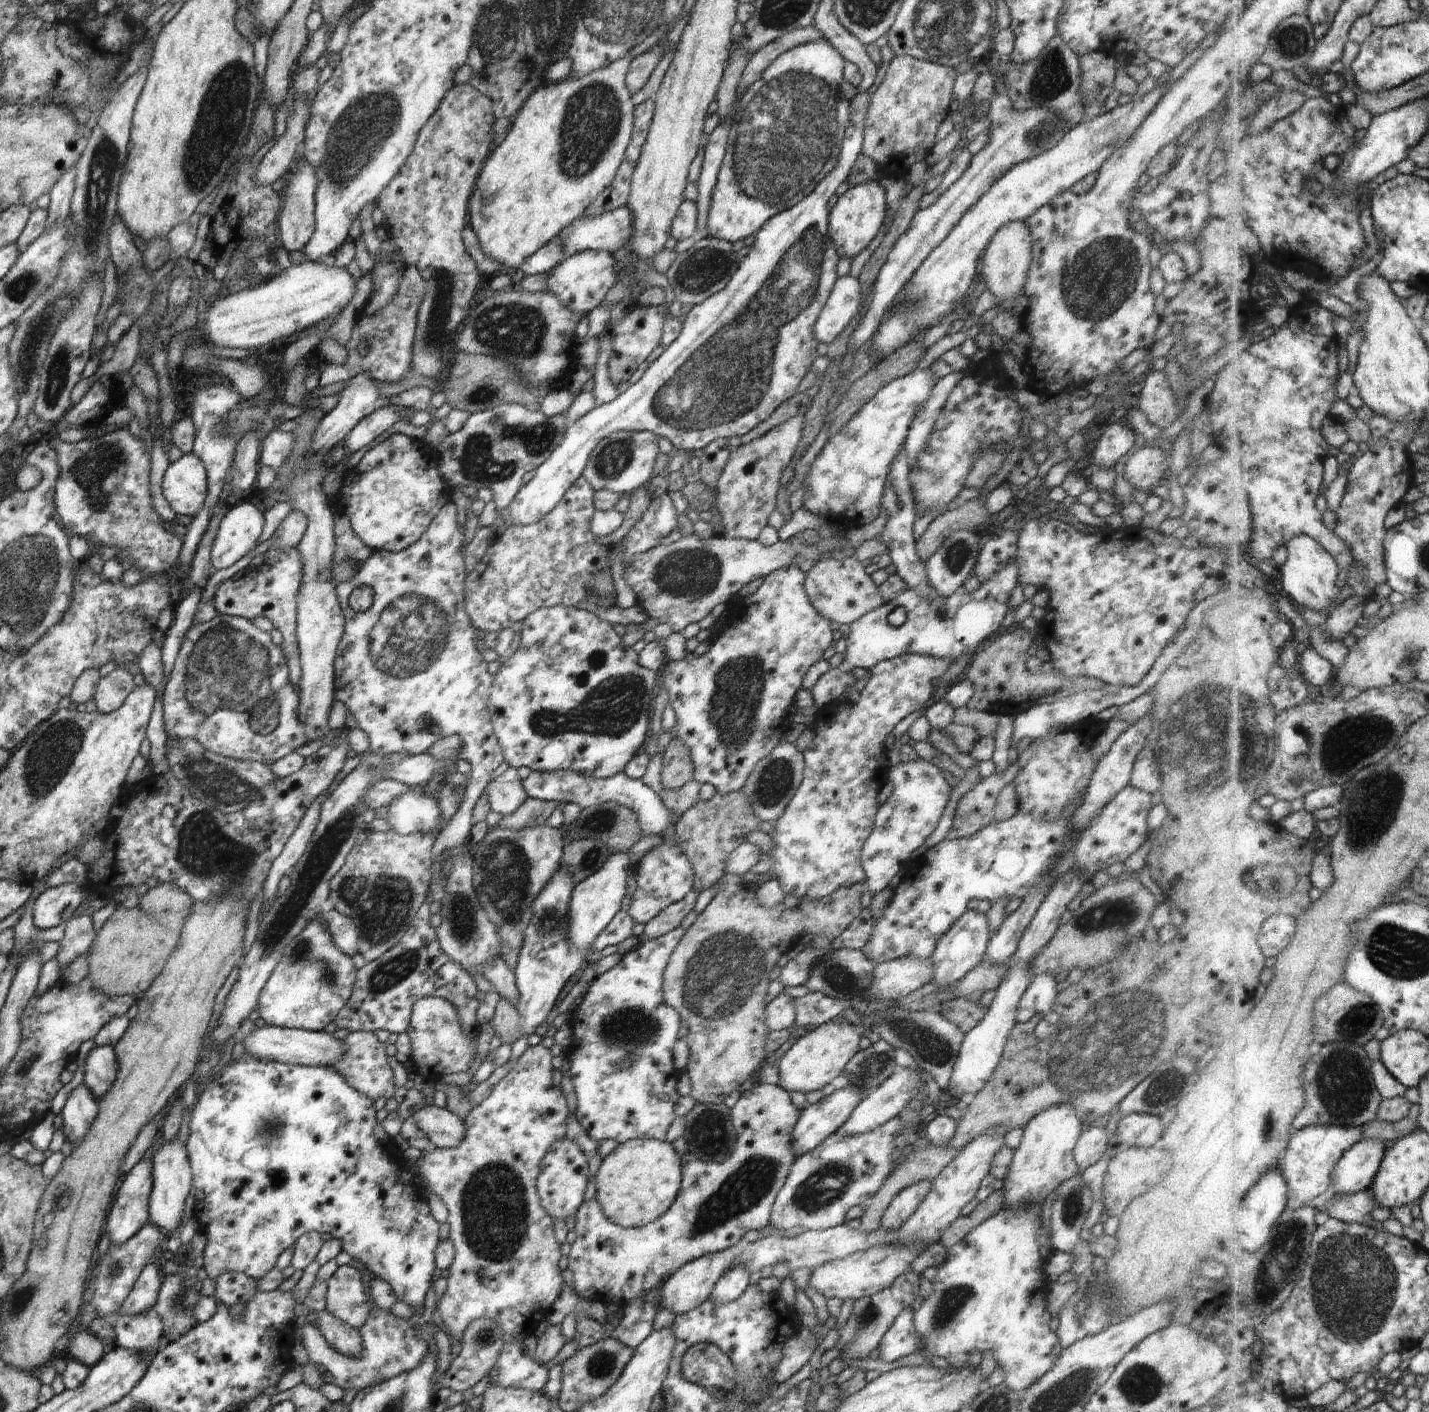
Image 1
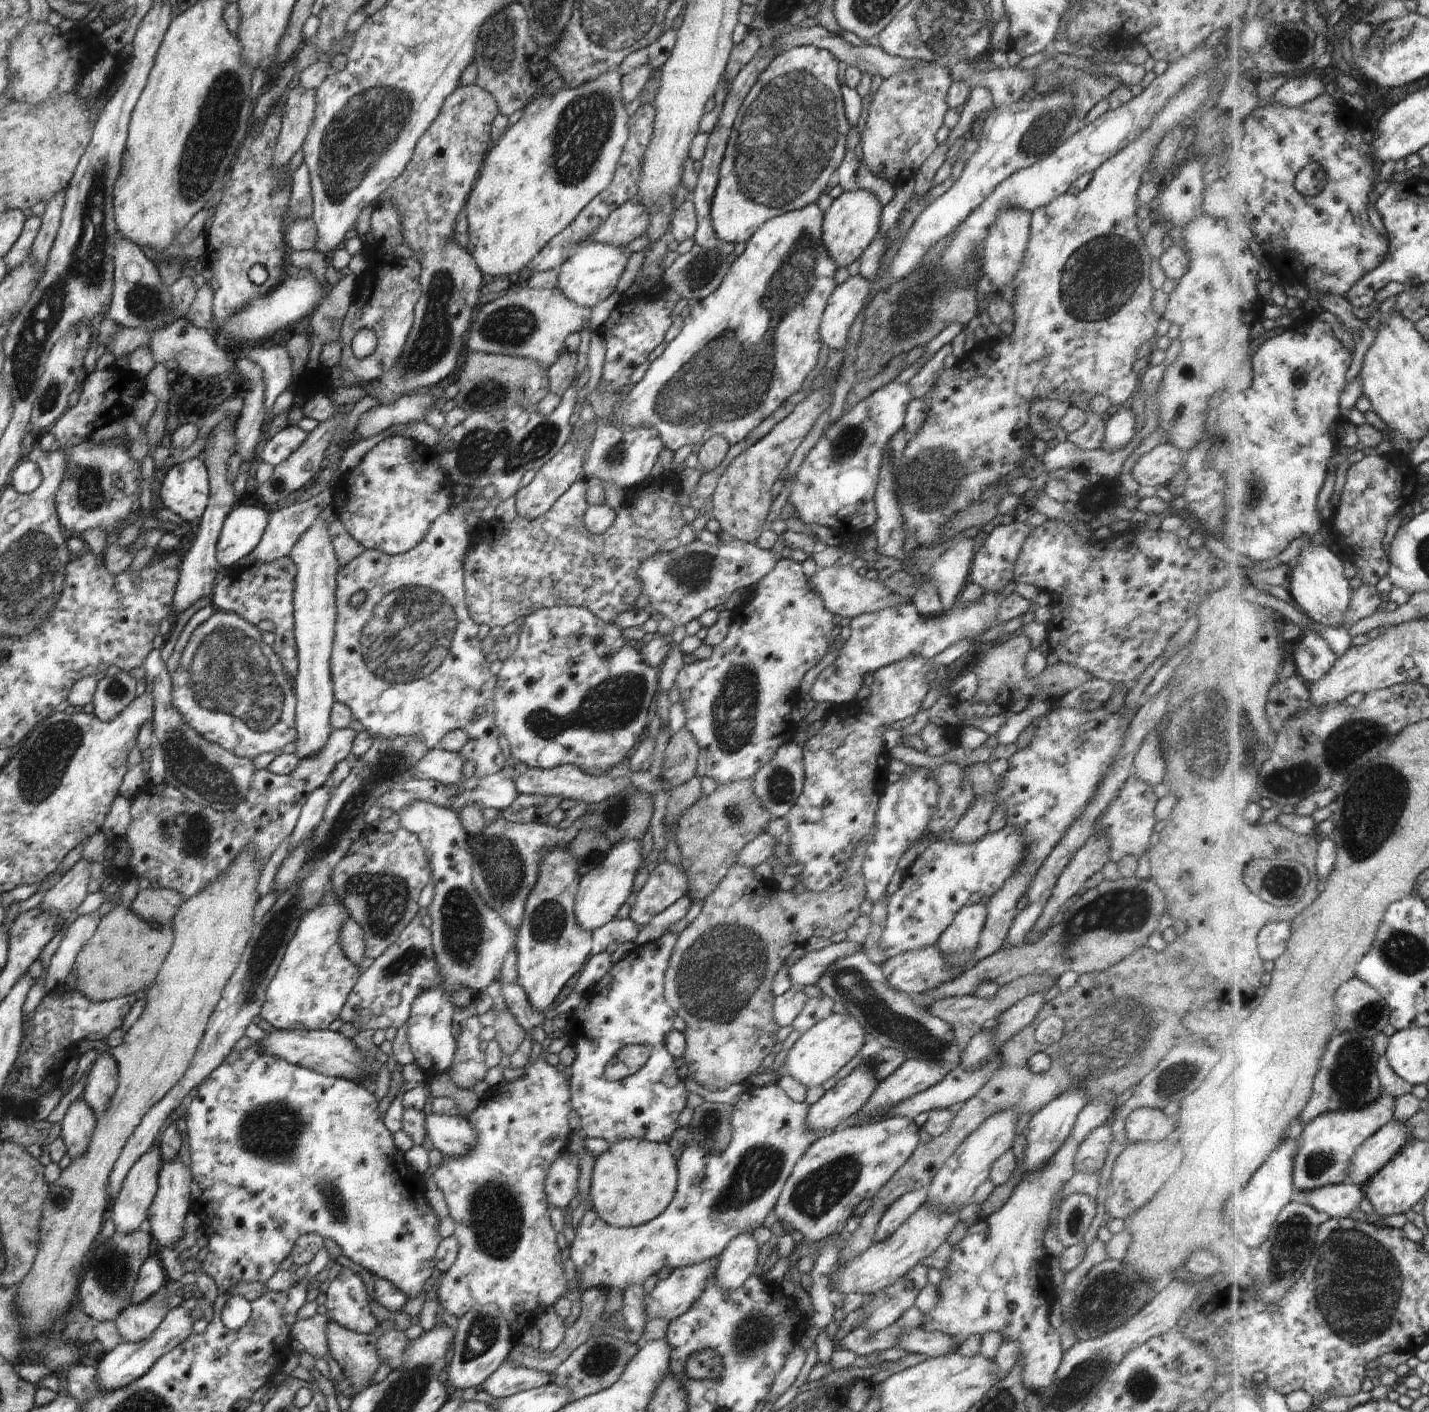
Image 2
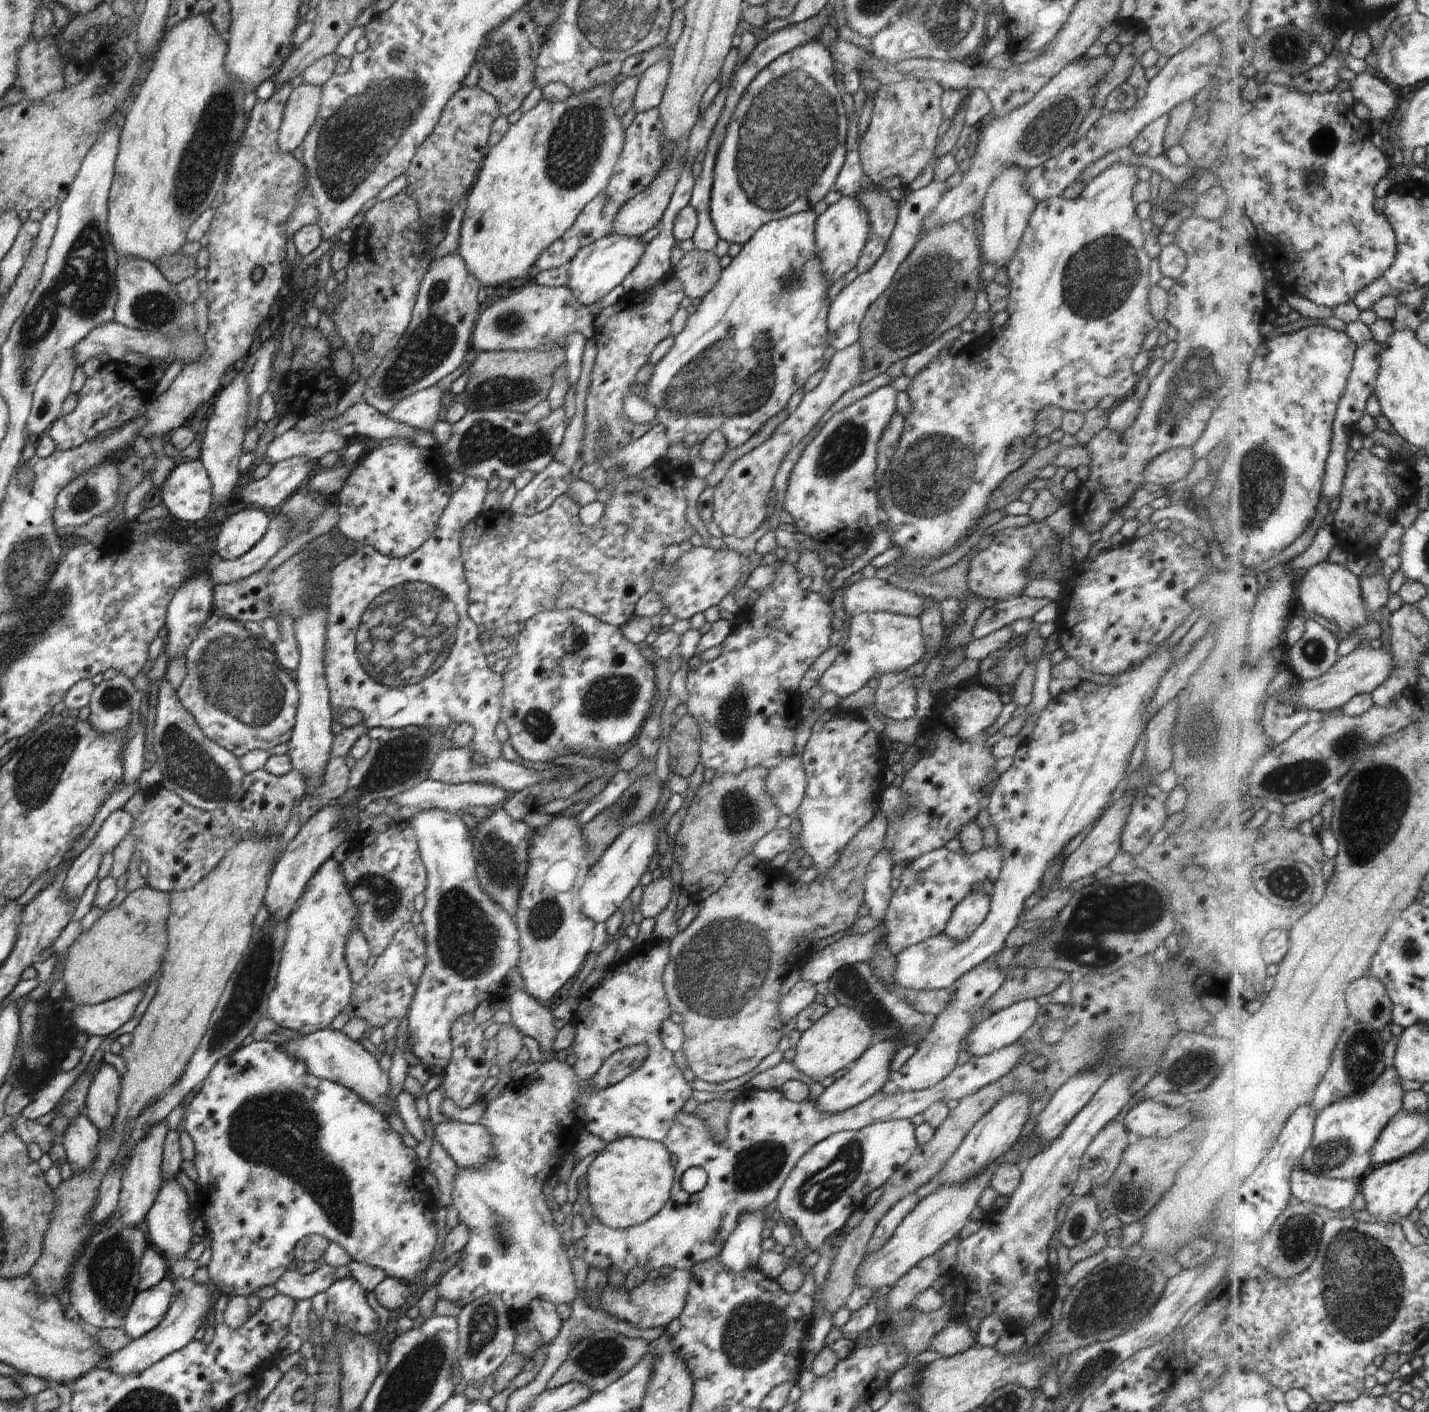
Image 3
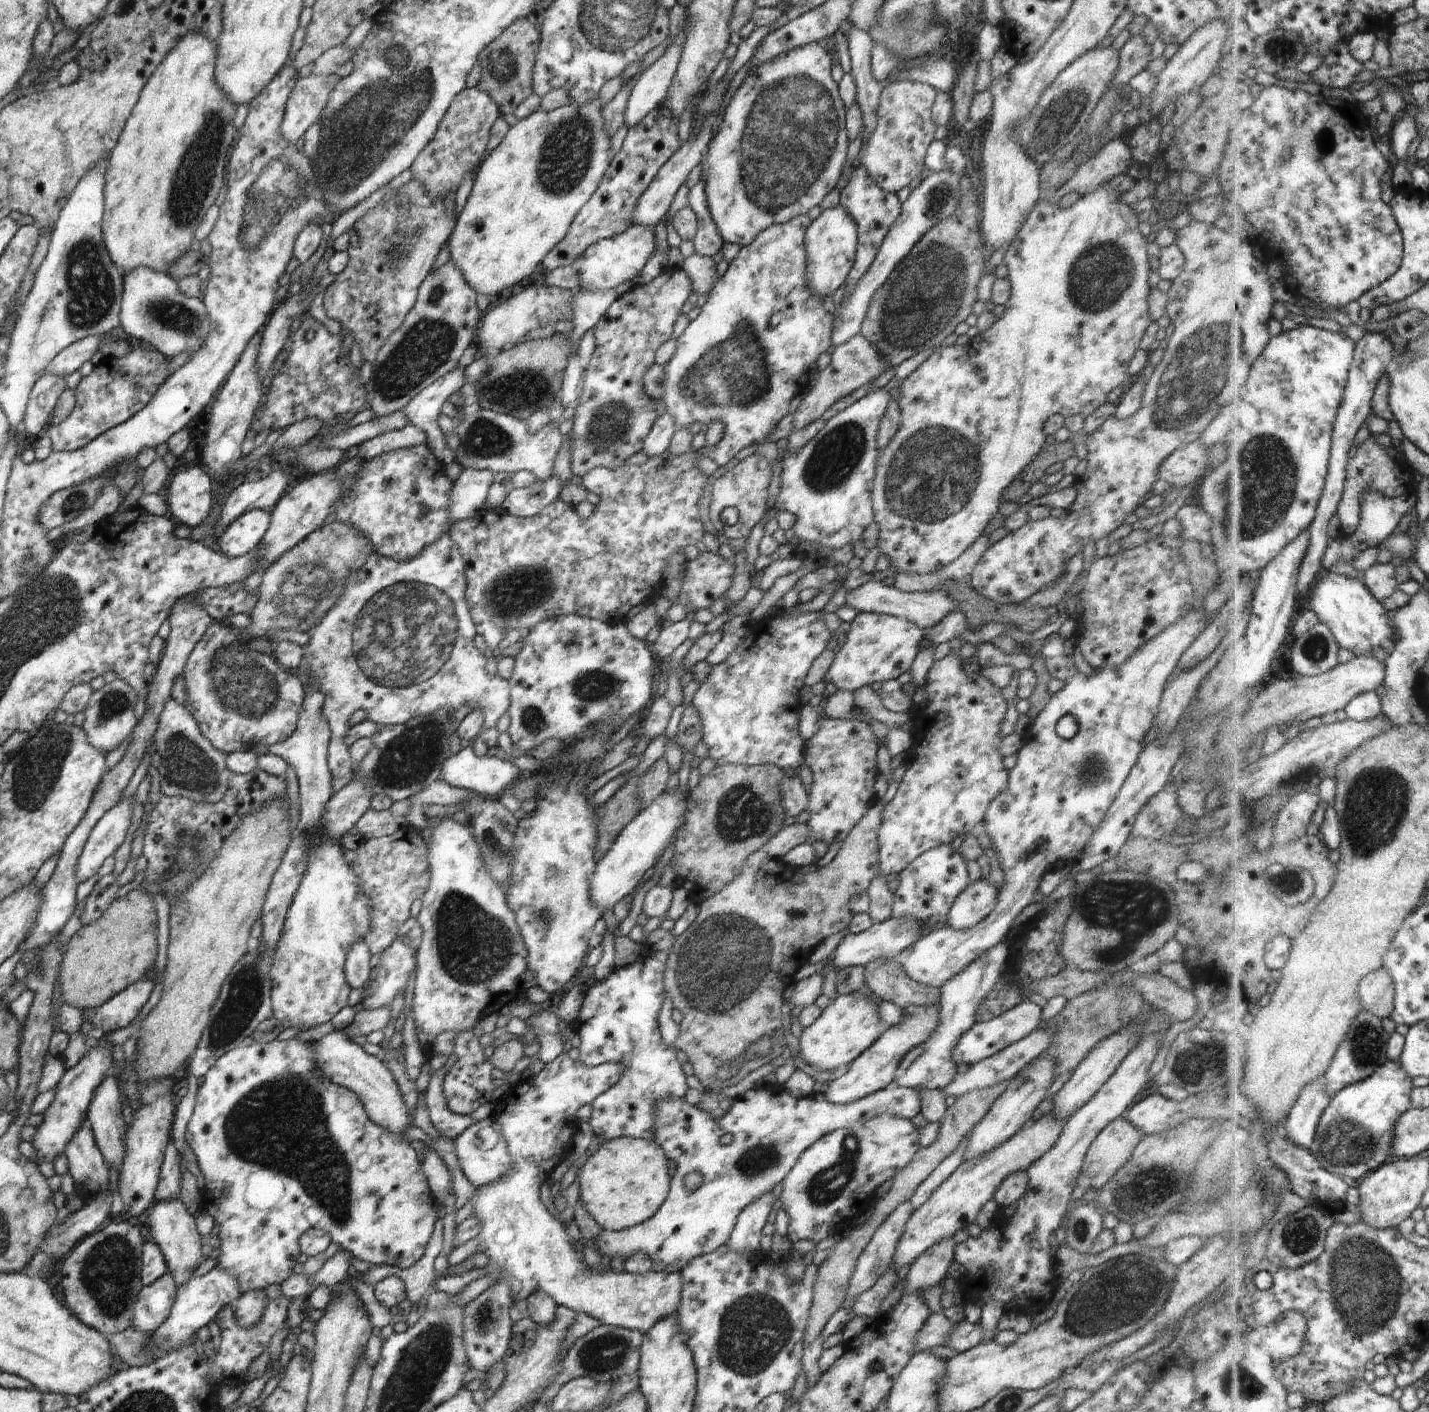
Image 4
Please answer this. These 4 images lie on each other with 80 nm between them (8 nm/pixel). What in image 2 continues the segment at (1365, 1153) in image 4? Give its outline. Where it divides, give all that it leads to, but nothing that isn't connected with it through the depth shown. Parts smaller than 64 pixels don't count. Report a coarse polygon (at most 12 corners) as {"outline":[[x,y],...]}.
{"outline":[[1383,1090],[1309,1123],[1297,1195],[1349,1182],[1357,1150],[1396,1118]]}

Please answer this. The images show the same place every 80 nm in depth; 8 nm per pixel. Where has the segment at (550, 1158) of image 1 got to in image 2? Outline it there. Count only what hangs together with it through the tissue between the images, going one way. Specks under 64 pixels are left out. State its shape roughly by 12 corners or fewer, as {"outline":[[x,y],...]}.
{"outline":[[577,1156],[559,1157],[545,1176],[548,1200],[566,1212],[579,1194]]}

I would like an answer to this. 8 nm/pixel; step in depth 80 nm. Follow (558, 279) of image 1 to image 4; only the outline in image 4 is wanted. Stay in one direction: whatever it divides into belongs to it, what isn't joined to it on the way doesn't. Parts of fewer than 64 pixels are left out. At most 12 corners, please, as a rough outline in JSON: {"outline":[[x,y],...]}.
{"outline":[[633,224],[572,264],[579,289],[615,289],[657,248],[655,226]]}

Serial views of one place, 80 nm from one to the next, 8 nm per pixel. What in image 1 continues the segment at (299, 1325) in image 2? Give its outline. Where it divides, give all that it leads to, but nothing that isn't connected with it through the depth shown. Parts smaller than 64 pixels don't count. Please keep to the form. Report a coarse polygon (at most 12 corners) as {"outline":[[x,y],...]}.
{"outline":[[369,1312],[363,1352],[344,1356],[308,1314],[297,1331],[310,1362],[352,1394],[412,1370],[428,1352],[403,1319]]}

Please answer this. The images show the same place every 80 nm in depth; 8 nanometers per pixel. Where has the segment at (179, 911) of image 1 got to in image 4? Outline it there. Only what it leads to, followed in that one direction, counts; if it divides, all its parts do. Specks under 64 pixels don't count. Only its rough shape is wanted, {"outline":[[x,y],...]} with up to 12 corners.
{"outline":[[116,897],[64,947],[60,1000],[104,1004],[154,972],[157,917]]}

